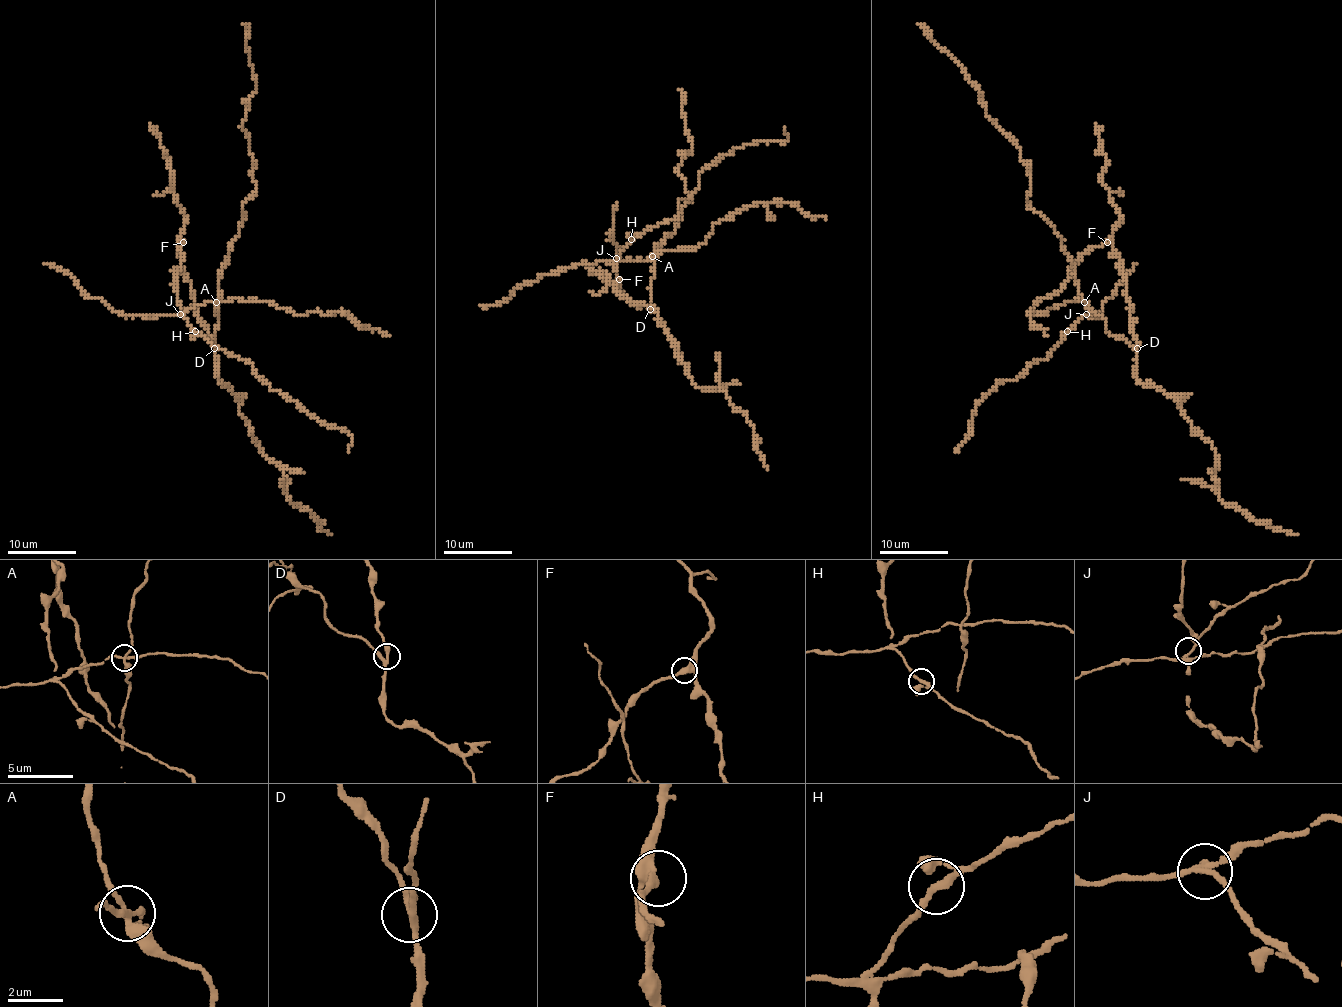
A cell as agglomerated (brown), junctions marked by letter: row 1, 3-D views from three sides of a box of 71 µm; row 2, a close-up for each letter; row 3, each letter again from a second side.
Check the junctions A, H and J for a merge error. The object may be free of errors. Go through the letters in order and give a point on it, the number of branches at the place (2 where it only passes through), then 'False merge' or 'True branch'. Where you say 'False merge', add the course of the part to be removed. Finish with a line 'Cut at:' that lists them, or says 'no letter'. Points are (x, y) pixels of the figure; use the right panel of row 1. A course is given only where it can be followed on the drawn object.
A: Place: (1084, 302). Branches: 4. False merge. Course of the part to remove: (1084, 302), (1136, 352), (1143, 384), (1170, 396), (1215, 451), (1218, 496), (1256, 521), (1298, 535)
H: Place: (1067, 331). Branches: 3. True branch
J: Place: (1086, 314). Branches: 4. True branch
Cut at: A

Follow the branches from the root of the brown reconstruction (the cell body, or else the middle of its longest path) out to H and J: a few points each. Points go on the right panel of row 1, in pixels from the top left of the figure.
H: (1095, 312), (1086, 304), (1088, 300), (1090, 312), (1067, 331)
J: (1095, 312), (1086, 304), (1088, 300), (1090, 312), (1086, 314)

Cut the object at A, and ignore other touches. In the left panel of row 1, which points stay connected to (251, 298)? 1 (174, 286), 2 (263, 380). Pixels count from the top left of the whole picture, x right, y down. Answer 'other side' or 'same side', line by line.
1: other side
2: same side

